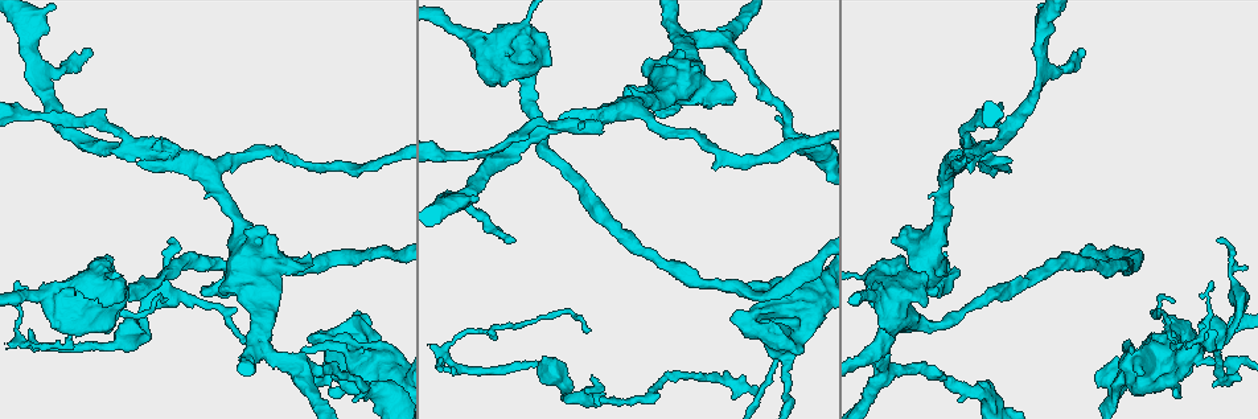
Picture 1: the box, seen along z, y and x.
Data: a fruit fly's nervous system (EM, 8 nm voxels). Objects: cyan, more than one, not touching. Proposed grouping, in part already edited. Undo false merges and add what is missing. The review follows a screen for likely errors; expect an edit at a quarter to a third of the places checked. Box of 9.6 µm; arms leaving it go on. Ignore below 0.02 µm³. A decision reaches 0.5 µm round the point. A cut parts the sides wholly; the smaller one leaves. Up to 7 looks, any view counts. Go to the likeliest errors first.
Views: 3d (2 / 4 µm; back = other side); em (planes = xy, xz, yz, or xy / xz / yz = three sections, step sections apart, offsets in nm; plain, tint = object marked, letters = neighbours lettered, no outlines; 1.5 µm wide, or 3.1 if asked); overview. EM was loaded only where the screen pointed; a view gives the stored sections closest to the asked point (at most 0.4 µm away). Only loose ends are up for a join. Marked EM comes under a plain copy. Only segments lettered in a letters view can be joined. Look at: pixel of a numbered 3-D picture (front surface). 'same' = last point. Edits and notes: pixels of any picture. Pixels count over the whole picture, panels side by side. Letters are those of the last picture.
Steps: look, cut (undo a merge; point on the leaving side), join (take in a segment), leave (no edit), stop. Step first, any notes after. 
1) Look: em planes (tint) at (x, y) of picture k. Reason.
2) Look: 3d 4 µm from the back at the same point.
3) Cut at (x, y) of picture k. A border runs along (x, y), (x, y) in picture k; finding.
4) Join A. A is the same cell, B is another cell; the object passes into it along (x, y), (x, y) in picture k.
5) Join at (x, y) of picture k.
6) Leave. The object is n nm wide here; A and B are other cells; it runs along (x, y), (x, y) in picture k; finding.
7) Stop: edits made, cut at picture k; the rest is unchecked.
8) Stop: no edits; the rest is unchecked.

Look: 3d 4 µm at (564, 388) of picture 1. Calibre changes.

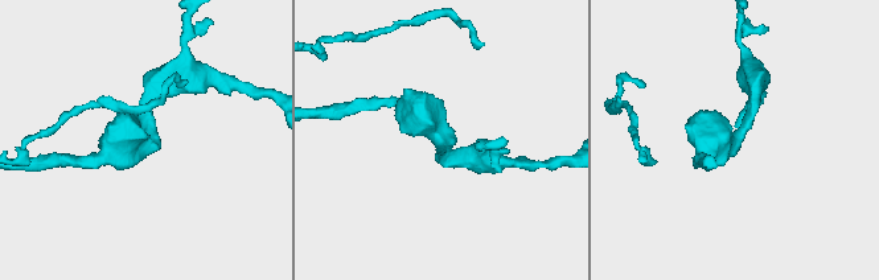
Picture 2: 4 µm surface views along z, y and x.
Look: em planes (letters) at (148, 133) of picture 2.

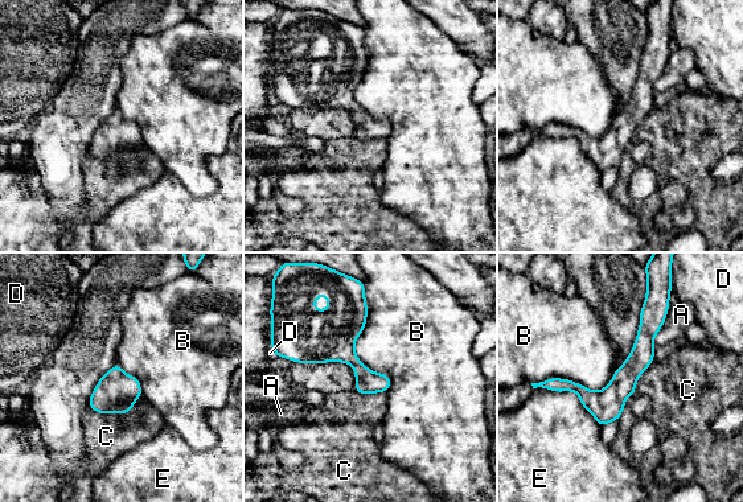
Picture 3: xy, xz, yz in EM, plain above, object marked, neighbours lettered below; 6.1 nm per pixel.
Leave. The object is 140 nm wide here; the longest contact is with B, 650 nm; A, B, C, D and E are other cells; one neuron here.

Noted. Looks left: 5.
Look: em planes (letters) at (309, 267) of picture 1. Thick end.

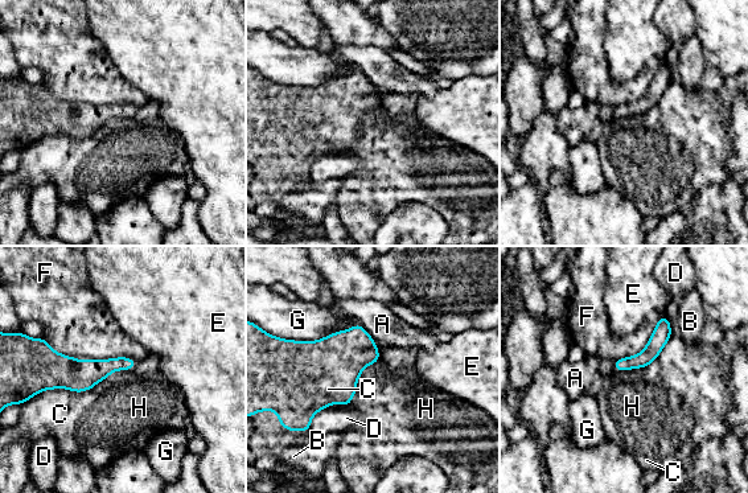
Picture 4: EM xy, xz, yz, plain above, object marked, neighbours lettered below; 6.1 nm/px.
Leave. A, B, C, D, E, F, G and H are other cells; a border runs along (646, 365), (616, 373) in picture 4; no lettered segment goes on from it.

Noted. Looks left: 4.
Look: 3d 4 µm at (1232, 363) of picture 1. Sudden change in width.

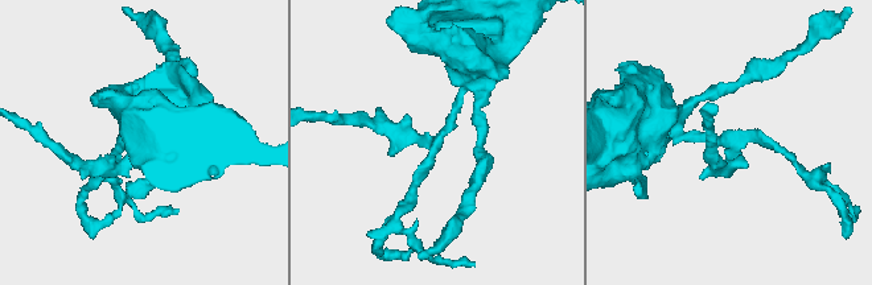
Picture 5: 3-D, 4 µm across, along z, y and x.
Look: em planes (letters) at (435, 136) of picture 5. 3 arms meet here.

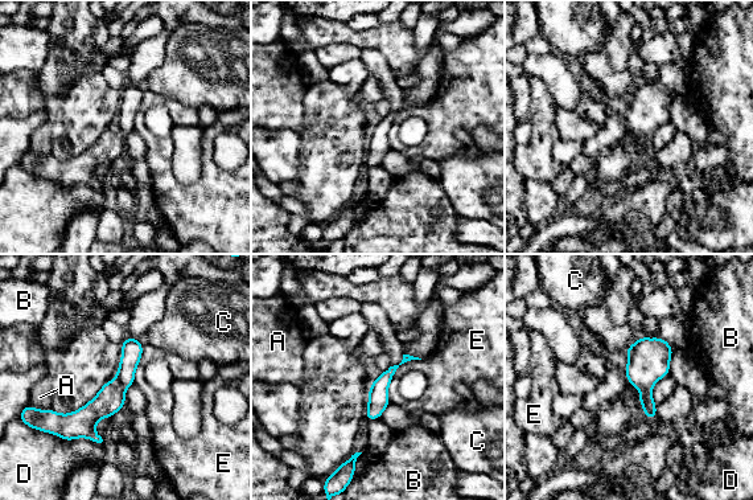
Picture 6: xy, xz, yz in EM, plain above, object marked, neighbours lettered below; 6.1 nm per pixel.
Cut at (111, 397) of picture 6. The longest contact is with E, 340 nm; A, B, C, D and E are other cells; a border runs along (114, 380), (124, 389) in picture 6; two neurons meet here.

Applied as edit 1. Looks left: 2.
Stop: edits made, cut at picture 6; the rest is unchecked.

